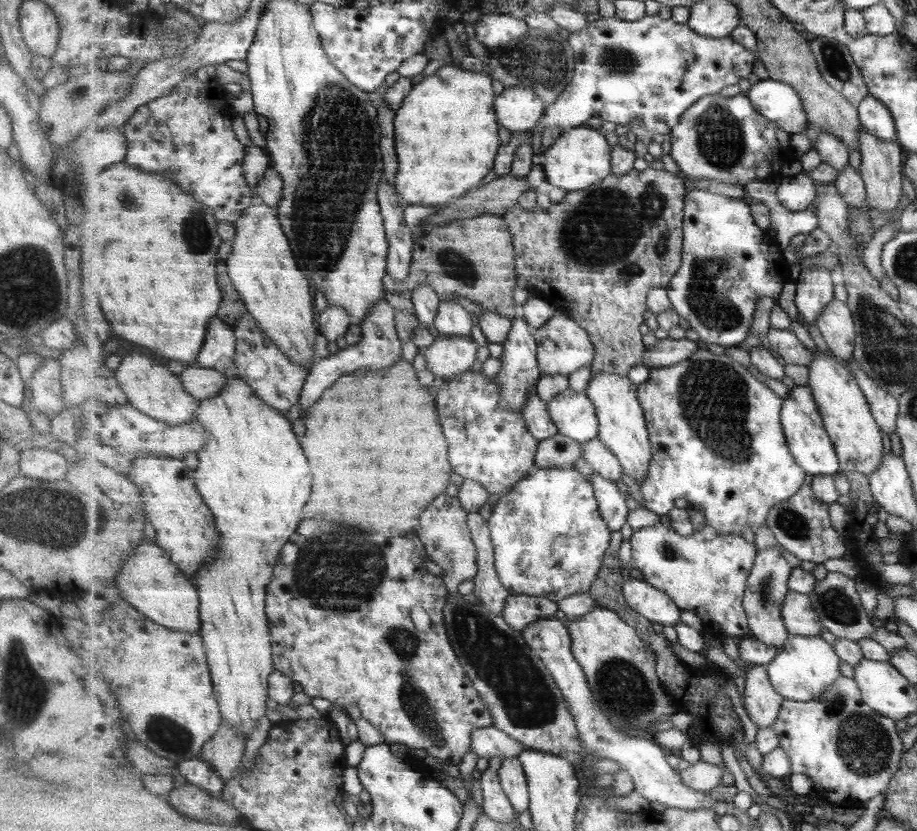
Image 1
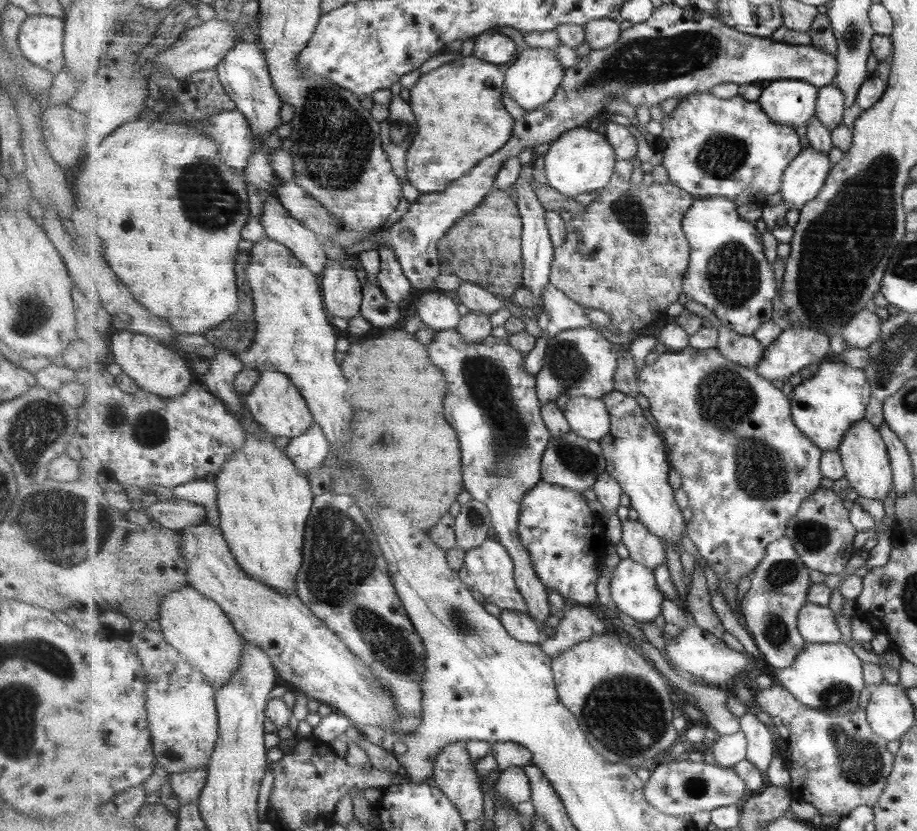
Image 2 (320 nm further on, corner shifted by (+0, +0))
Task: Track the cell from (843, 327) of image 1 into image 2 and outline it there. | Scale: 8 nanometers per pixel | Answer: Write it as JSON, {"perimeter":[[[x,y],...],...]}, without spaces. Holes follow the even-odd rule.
{"perimeter":[[[862,310],[842,330],[842,334],[851,348],[867,349],[882,337],[882,320],[874,310]]]}

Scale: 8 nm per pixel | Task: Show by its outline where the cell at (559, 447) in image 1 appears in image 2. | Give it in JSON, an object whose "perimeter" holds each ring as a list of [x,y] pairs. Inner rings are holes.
{"perimeter":[[[574,432],[553,436],[542,462],[542,480],[574,490],[587,492],[594,488],[599,477],[608,472],[608,460],[605,458],[600,442],[583,438]]]}

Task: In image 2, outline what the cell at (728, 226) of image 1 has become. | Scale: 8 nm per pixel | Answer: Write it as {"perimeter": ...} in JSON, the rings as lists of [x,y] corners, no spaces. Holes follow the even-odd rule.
{"perimeter":[[[710,196],[695,199],[682,222],[690,243],[690,268],[686,274],[684,292],[689,300],[703,304],[731,330],[743,336],[753,336],[757,329],[774,317],[774,298],[778,296],[777,276],[765,258],[763,236],[754,223],[739,214],[738,206],[729,198]]]}

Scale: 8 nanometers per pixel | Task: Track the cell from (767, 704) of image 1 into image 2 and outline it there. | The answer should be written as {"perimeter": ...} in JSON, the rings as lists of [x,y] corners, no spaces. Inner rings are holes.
{"perimeter":[[[747,712],[741,717],[741,730],[749,741],[746,759],[765,774],[769,770],[779,743],[773,743],[771,731],[755,714]]]}

